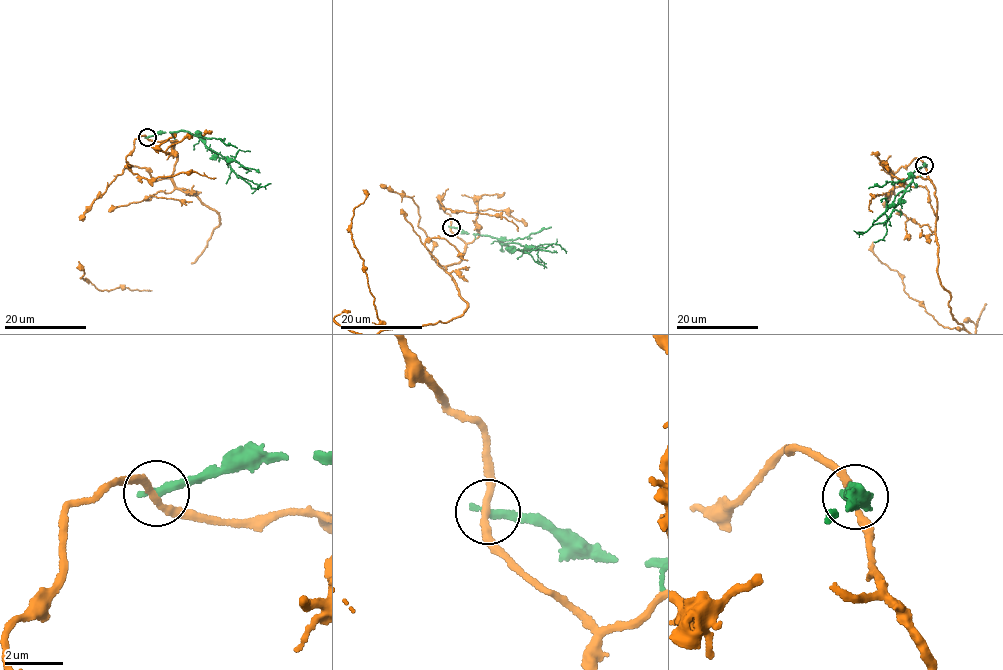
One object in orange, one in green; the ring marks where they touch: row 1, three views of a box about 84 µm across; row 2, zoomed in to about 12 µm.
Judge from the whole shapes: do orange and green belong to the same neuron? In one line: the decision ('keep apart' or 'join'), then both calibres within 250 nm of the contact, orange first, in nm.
keep apart; calibres 240 and 320 nm

